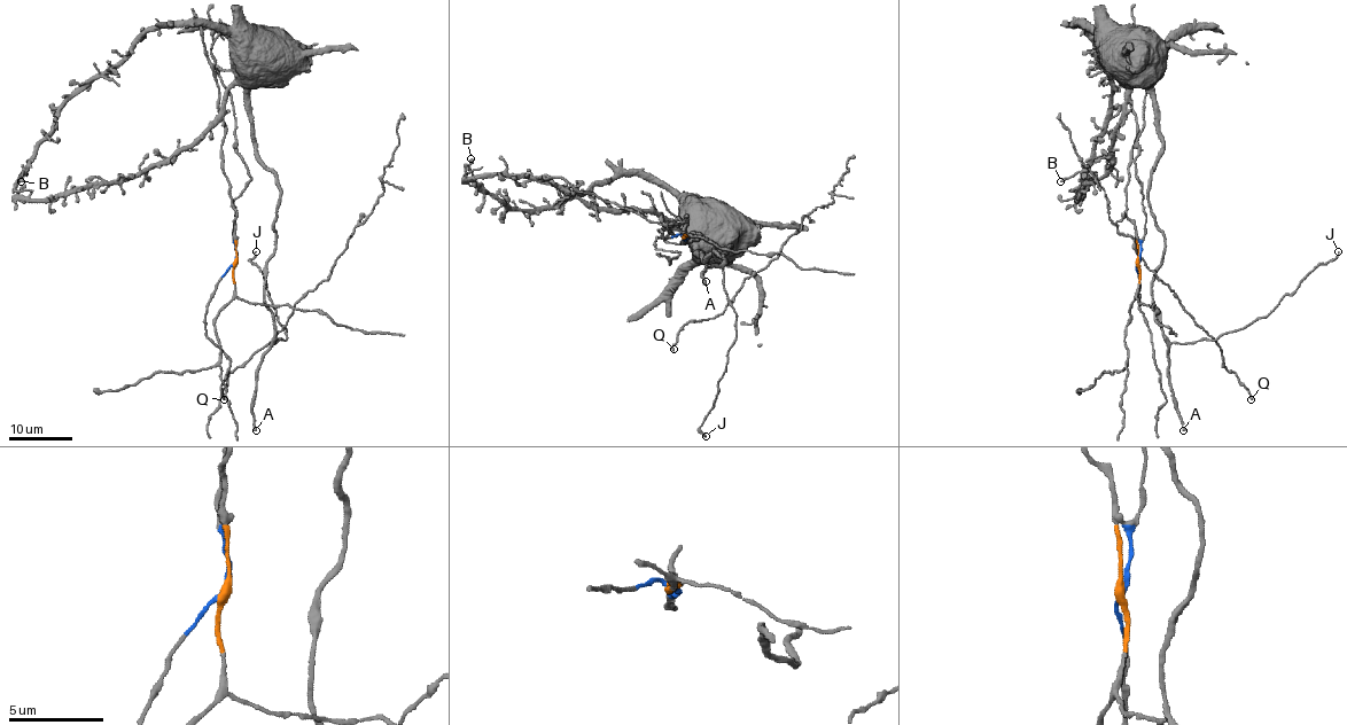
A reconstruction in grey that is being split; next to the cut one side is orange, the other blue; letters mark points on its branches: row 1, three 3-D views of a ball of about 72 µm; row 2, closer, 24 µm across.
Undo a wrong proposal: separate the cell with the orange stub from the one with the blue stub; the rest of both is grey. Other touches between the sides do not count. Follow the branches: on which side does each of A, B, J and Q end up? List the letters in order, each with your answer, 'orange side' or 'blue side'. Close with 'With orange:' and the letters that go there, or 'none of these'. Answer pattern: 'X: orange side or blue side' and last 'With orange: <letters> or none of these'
A: blue side
B: blue side
J: blue side
Q: blue side
With orange: none of these

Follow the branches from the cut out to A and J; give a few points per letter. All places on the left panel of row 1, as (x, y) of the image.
A: (235, 262), (234, 200), (250, 176), (216, 67), (244, 90), (256, 155), (280, 192), (256, 430)
J: (235, 262), (250, 176), (216, 67), (244, 90), (280, 192), (273, 343), (287, 330), (256, 252)

